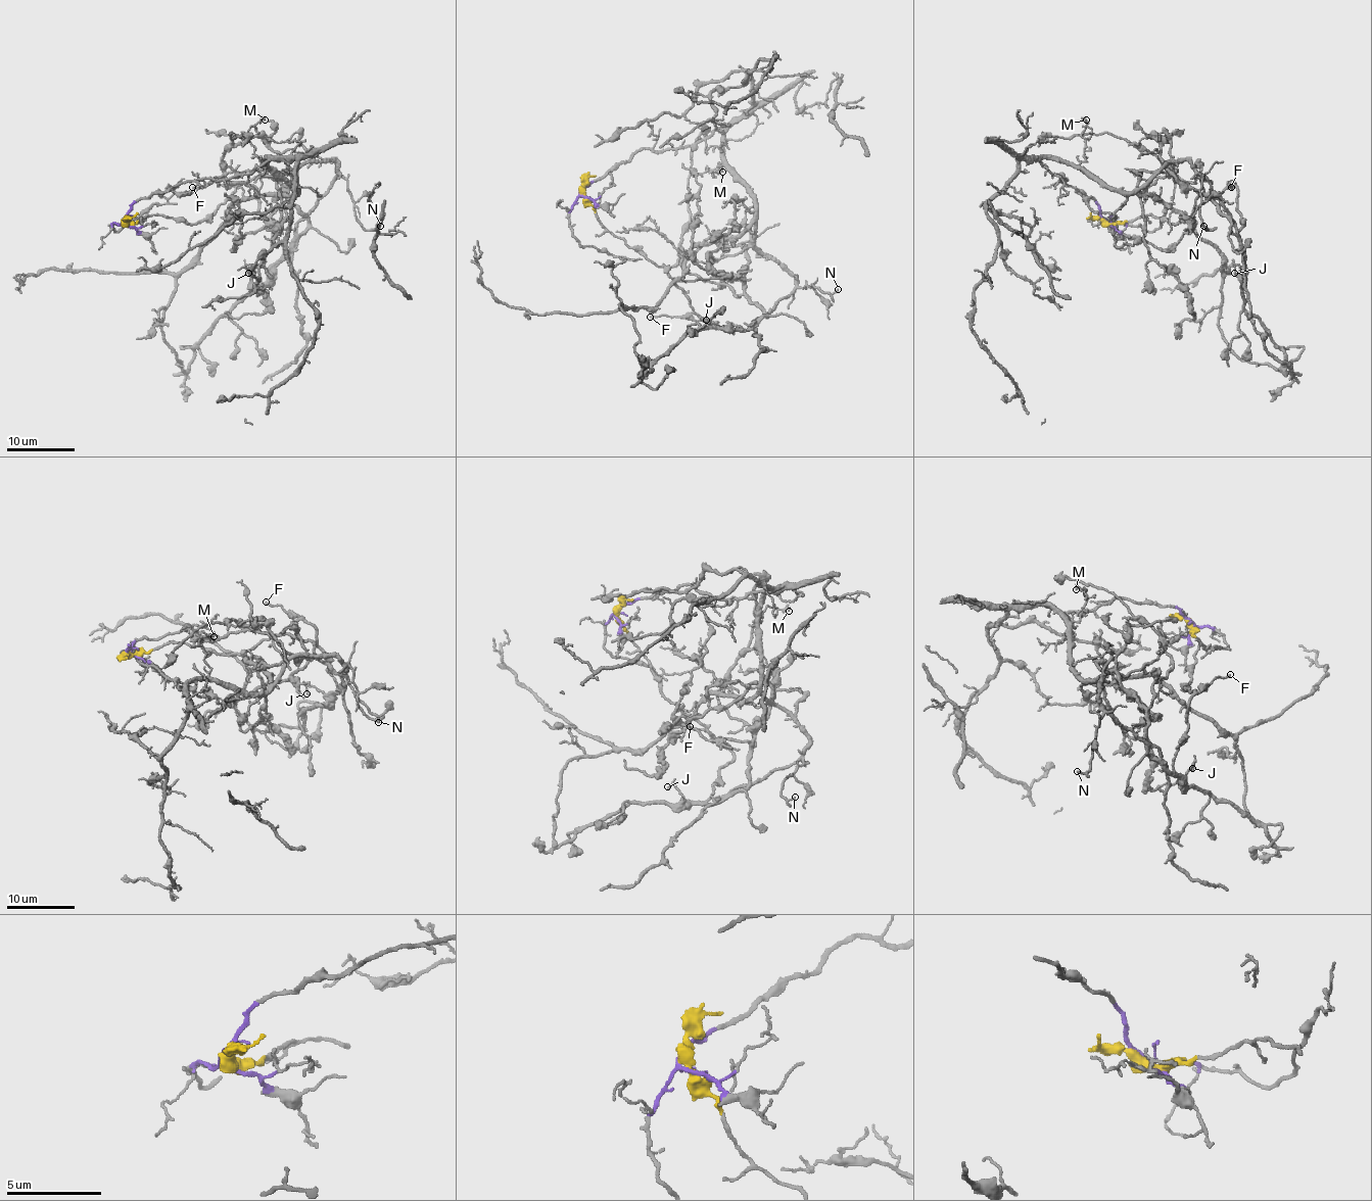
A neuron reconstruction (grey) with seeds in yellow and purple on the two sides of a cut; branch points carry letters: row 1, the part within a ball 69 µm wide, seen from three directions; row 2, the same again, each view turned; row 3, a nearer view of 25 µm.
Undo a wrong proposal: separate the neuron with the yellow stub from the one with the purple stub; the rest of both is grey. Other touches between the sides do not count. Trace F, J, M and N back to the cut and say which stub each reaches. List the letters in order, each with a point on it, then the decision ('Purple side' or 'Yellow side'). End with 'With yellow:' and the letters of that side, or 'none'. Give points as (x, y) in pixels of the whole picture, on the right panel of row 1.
F: Place: (1231, 187). Yellow side
J: Place: (1234, 273). Yellow side
M: Place: (1086, 119). Purple side
N: Place: (1203, 226). Purple side
With yellow: F, J

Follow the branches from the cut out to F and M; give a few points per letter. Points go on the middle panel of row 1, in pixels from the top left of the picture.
F: (582, 191), (596, 219), (630, 247), (662, 267), (682, 290), (693, 310), (692, 314), (651, 318)
M: (580, 191), (639, 150), (693, 147), (723, 127), (727, 128), (723, 163), (718, 171), (705, 169), (722, 171)

